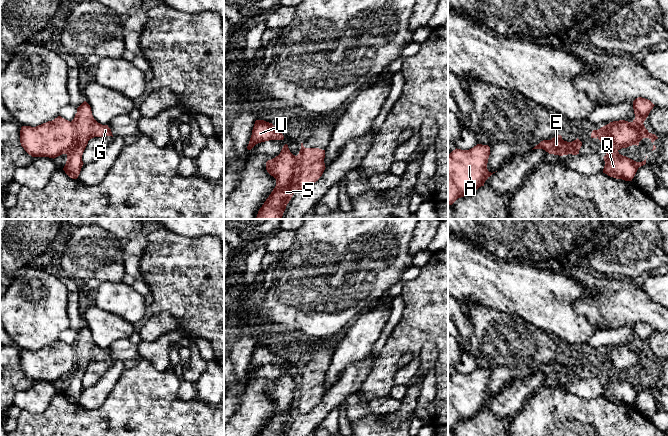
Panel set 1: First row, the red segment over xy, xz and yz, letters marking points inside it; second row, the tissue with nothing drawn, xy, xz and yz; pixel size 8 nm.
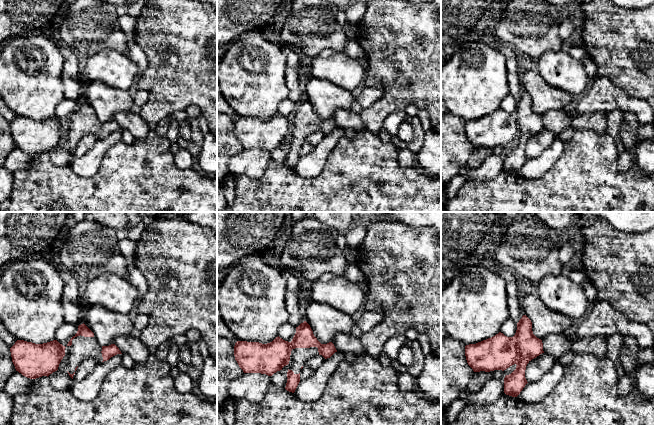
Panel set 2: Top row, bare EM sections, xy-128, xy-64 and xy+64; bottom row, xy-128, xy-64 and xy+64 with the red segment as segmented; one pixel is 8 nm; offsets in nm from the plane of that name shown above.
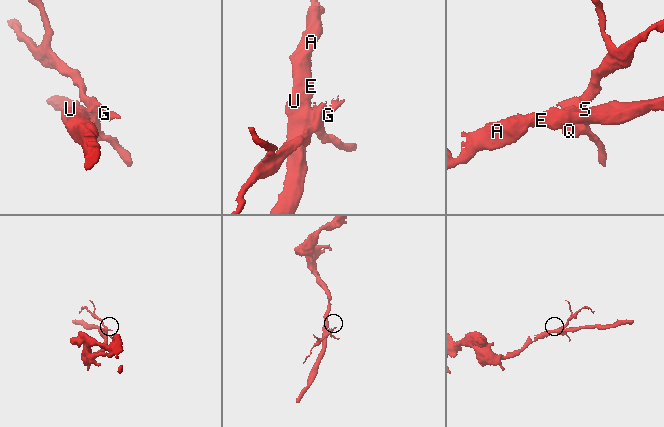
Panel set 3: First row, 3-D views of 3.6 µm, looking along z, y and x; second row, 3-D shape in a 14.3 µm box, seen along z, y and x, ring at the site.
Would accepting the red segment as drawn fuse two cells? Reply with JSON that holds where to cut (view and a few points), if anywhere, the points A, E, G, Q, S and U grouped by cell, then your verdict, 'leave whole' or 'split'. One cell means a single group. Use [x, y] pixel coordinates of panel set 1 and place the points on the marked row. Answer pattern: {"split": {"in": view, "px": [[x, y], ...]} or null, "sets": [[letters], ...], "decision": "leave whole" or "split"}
{"split": {"in": "xz", "px": [[295, 156], [297, 169], [296, 189]]}, "sets": [["A", "E", "S", "U"], ["G", "Q"]], "decision": "split"}

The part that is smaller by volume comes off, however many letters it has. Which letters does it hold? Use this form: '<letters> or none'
G, Q

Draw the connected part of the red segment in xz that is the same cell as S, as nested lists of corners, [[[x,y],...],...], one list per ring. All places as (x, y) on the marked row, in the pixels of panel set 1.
[[[285,144],[278,156],[266,162],[267,172],[276,179],[276,186],[259,209],[256,219],[282,219],[295,192],[298,174],[296,156]]]

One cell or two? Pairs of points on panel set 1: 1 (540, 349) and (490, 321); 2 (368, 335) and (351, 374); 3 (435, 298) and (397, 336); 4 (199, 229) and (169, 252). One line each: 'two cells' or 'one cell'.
1: one cell
2: two cells
3: one cell
4: two cells

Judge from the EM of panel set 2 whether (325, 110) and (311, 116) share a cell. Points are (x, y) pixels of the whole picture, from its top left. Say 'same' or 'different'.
different

